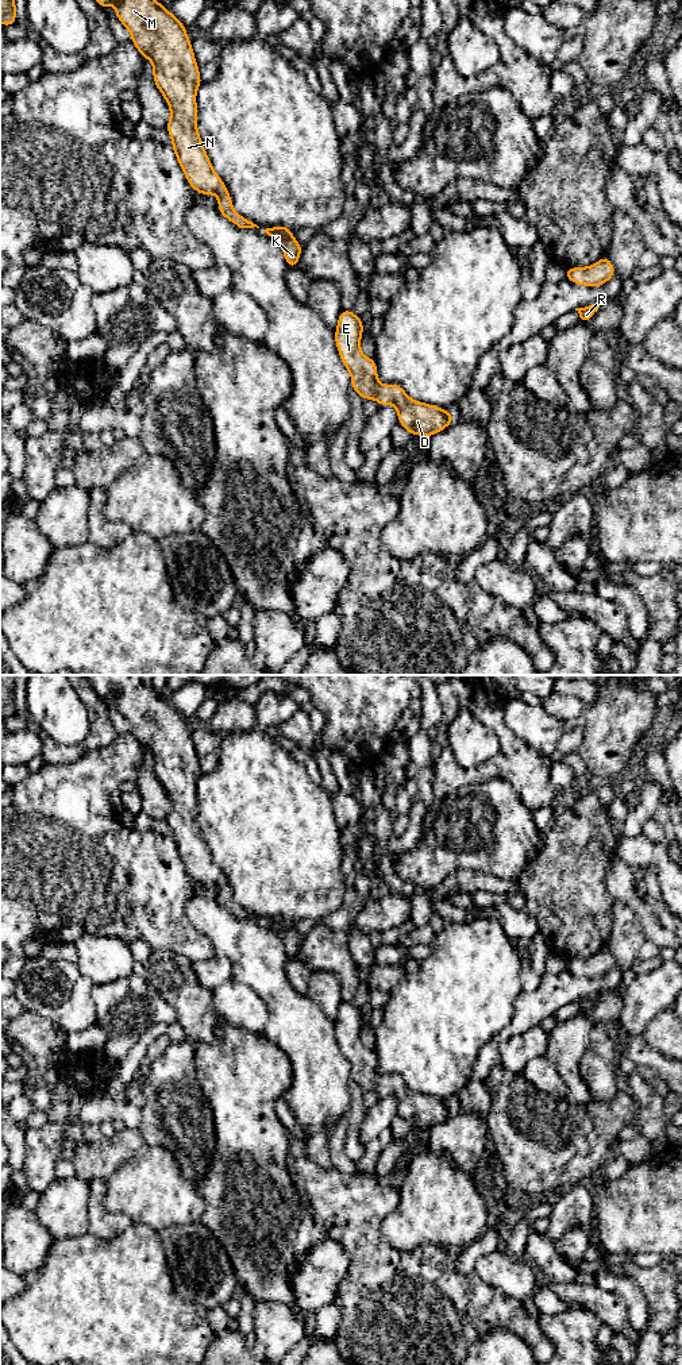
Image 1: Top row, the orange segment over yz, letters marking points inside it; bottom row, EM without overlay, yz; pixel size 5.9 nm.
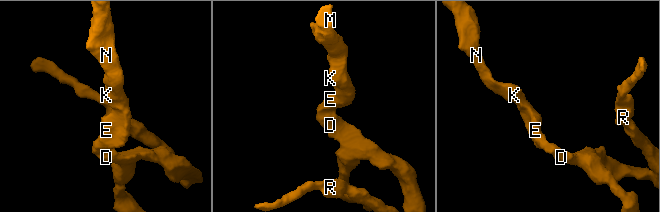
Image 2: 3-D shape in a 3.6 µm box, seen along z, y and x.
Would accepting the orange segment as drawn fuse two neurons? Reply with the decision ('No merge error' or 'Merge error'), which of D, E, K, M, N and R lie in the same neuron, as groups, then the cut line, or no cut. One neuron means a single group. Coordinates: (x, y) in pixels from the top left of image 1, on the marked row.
No merge error. Groups: D E K M N R. No split

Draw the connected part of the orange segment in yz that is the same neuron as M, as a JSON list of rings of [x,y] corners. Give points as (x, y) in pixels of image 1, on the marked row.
[[[96,0],[107,9],[112,1],[113,11],[122,24],[130,31],[131,42],[139,54],[153,62],[154,84],[169,104],[170,119],[166,130],[172,138],[172,147],[185,173],[185,180],[200,194],[215,194],[219,198],[219,212],[239,228],[259,228],[253,221],[236,213],[223,180],[216,174],[197,131],[196,93],[203,84],[197,61],[192,50],[185,26],[157,0]]]

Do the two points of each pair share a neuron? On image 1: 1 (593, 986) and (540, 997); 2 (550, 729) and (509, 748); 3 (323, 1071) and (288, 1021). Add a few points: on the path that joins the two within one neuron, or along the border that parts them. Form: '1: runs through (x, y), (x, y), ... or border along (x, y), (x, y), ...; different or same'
1: runs through (580, 987), (563, 987), (554, 991); same
2: border along (504, 717), (504, 721), (519, 737), (548, 758); different
3: runs through (315, 1059), (309, 1042), (300, 1033); same

